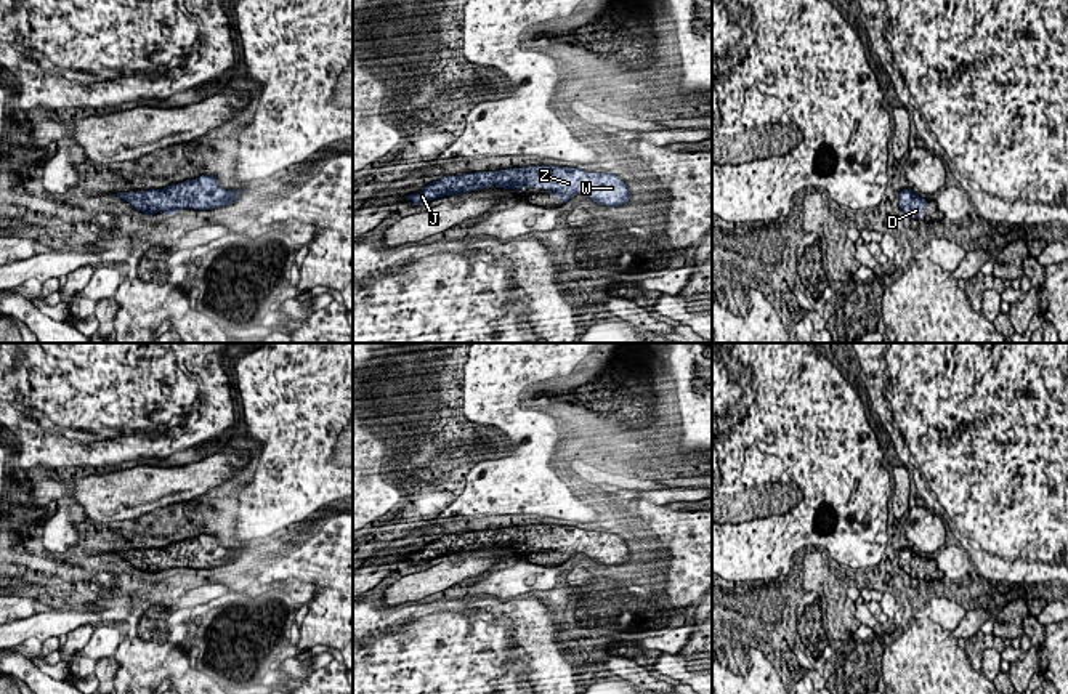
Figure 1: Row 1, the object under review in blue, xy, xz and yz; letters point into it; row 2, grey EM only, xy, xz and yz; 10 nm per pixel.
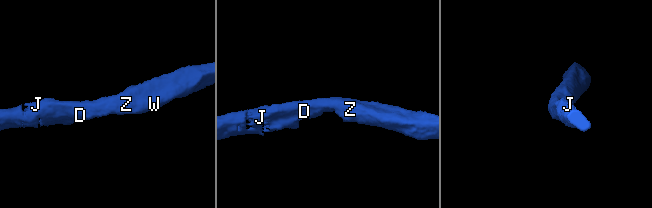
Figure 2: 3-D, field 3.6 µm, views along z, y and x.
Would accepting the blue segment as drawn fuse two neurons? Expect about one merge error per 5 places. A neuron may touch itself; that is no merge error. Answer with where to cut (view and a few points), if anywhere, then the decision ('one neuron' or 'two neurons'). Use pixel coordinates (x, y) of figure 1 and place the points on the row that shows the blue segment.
cut none; one neuron

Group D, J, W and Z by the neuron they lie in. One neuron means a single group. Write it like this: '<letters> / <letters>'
D J W Z

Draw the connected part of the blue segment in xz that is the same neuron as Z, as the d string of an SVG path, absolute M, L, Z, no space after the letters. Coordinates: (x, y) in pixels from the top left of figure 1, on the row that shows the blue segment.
M523 167L497 171L476 171L463 175L446 175L427 184L422 191L406 196L414 205L430 202L444 196L460 196L462 192L484 188L504 188L520 191L521 188L544 188L555 199L566 204L571 197L582 194L606 207L625 205L630 199L627 184L611 173L584 171L572 167Z

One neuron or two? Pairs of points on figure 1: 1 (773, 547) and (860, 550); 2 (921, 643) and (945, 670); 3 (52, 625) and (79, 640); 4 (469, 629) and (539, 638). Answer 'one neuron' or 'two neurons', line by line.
1: one neuron
2: one neuron
3: two neurons
4: one neuron

